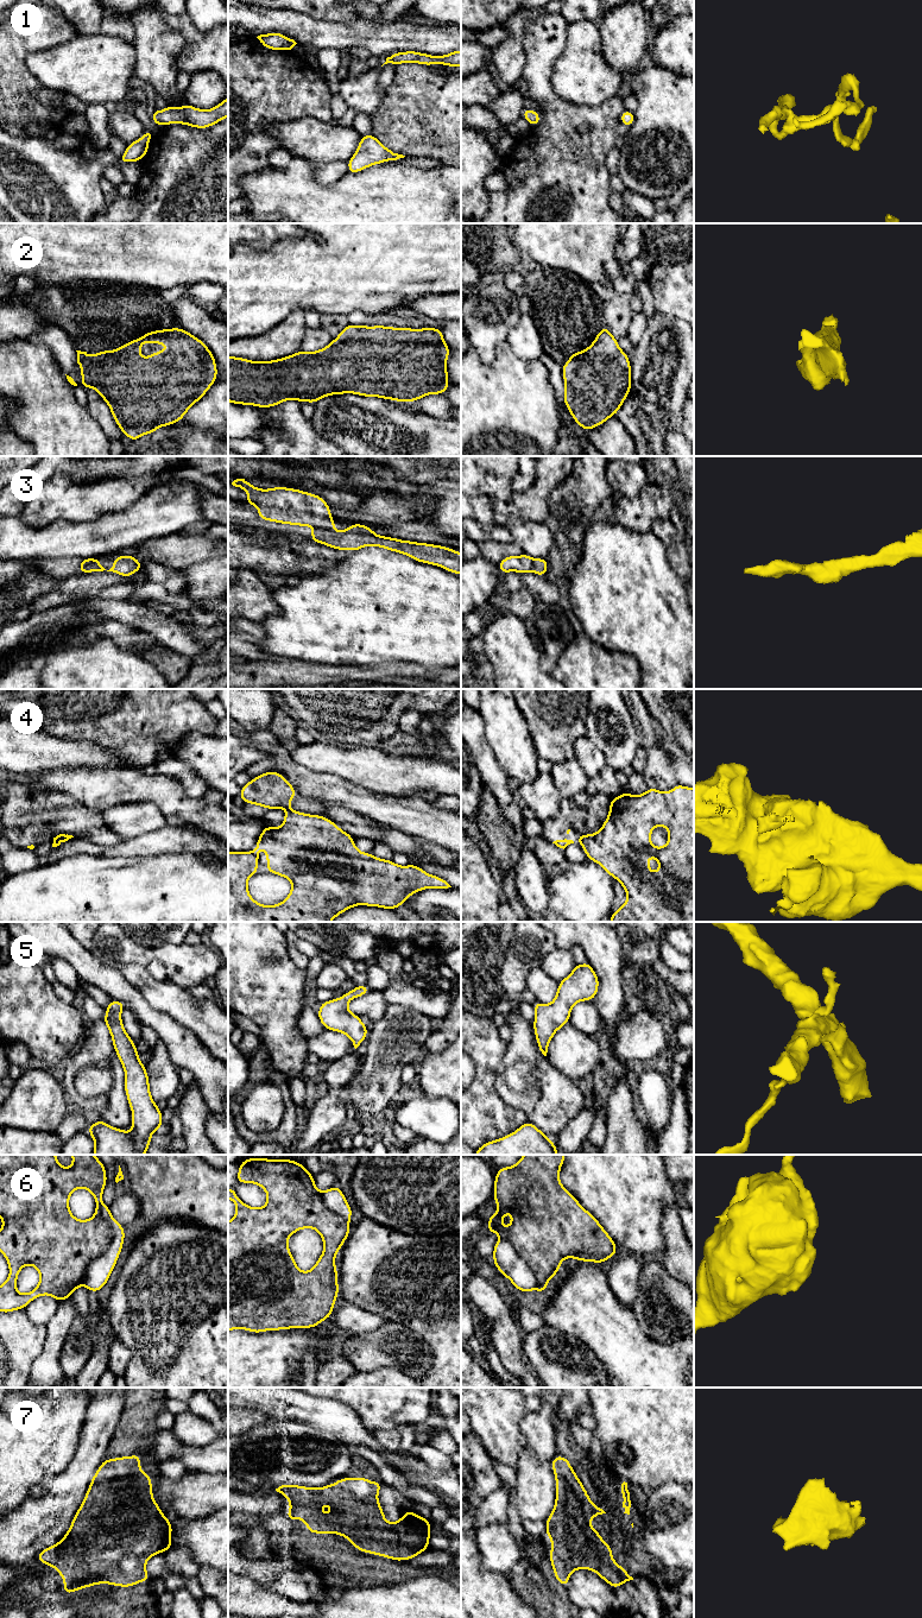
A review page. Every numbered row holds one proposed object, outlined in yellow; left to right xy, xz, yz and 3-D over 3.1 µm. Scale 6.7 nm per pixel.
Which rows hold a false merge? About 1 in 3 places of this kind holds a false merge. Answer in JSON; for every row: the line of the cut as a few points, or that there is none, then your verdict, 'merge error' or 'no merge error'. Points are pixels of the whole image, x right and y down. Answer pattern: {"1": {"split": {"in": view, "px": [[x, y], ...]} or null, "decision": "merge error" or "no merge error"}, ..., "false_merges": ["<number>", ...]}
{"1": {"split": null, "decision": "no merge error"}, "2": {"split": null, "decision": "no merge error"}, "3": {"split": null, "decision": "no merge error"}, "4": {"split": {"in": "xz", "px": [[289, 808], [286, 810]]}, "decision": "merge error"}, "5": {"split": null, "decision": "no merge error"}, "6": {"split": {"in": "xy", "px": [[102, 1203], [101, 1215], [113, 1238], [88, 1265], [81, 1283]]}, "decision": "merge error"}, "7": {"split": null, "decision": "no merge error"}, "false_merges": ["4", "6"]}

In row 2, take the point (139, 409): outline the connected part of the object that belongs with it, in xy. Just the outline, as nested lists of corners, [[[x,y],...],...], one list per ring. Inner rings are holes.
[[[183,328],[149,331],[113,352],[101,350],[93,356],[87,352],[76,352],[77,364],[81,366],[82,387],[99,392],[108,404],[121,432],[132,442],[141,435],[154,432],[160,426],[182,421],[219,377],[213,353],[203,341]],[[141,343],[165,343],[172,348],[151,353],[141,359]]]

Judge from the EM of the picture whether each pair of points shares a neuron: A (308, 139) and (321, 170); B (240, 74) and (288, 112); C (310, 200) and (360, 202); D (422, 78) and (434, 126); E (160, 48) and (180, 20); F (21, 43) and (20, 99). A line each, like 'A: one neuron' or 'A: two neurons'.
A: two neurons
B: one neuron
C: one neuron
D: one neuron
E: two neurons
F: one neuron

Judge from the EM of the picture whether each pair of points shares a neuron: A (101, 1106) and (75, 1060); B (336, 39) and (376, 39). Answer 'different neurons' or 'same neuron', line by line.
A: same neuron
B: same neuron

